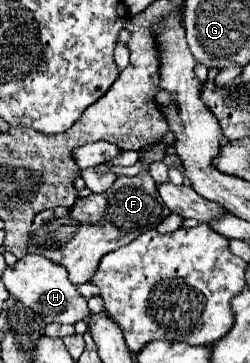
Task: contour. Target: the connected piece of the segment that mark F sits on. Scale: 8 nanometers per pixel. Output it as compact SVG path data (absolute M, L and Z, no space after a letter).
M161 143L143 149L139 153L139 159L143 163L141 173L137 177L117 177L117 181L109 187L109 193L79 197L73 207L55 207L37 213L29 231L27 251L63 265L69 273L71 283L87 283L99 265L101 255L131 243L143 231L155 229L171 213L161 201L157 183L149 175L149 165L153 161L163 161L165 149L167 147Z

